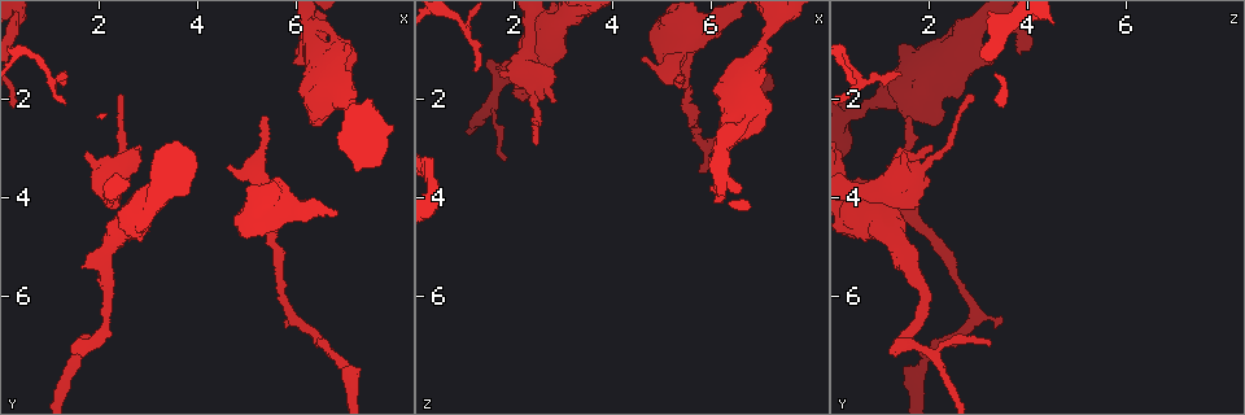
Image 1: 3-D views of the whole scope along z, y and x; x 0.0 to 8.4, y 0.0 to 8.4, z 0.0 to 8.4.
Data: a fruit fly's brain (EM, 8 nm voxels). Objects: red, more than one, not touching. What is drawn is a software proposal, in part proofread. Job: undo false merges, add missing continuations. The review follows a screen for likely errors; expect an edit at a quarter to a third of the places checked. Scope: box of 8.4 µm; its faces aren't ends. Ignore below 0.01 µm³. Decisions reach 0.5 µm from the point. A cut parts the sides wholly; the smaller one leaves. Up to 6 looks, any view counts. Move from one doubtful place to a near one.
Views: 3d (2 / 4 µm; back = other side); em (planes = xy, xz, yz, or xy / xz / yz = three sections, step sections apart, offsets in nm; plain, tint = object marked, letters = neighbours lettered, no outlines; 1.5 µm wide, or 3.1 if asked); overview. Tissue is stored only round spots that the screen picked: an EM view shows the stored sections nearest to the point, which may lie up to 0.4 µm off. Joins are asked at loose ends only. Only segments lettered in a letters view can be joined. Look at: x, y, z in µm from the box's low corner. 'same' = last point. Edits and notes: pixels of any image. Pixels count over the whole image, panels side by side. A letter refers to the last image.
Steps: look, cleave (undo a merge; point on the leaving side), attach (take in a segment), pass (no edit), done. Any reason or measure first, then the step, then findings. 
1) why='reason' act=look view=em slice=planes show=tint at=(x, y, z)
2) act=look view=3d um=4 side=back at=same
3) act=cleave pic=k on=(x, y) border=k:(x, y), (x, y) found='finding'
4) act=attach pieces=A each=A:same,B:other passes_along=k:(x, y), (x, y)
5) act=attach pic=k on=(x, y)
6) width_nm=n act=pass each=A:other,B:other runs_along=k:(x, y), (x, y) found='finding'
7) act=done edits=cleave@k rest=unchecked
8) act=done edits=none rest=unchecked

act=look view=3d um=4 at=(1.65, 5.45, 1.40)

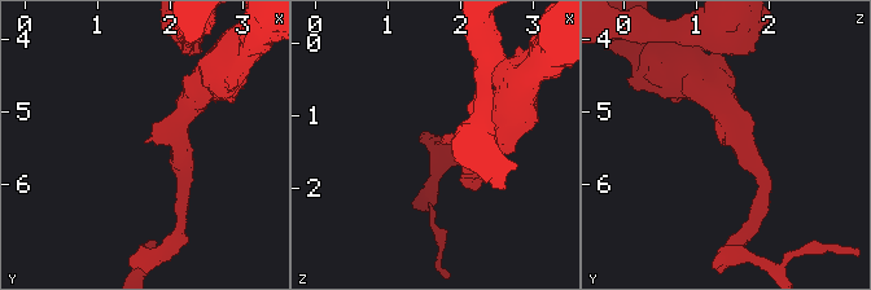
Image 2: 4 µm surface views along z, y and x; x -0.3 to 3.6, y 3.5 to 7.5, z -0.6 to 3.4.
arm_widths_nm=280,360 why='need the tissue' act=look view=em slice=planes show=letters at=(1.70, 5.45, 1.35)

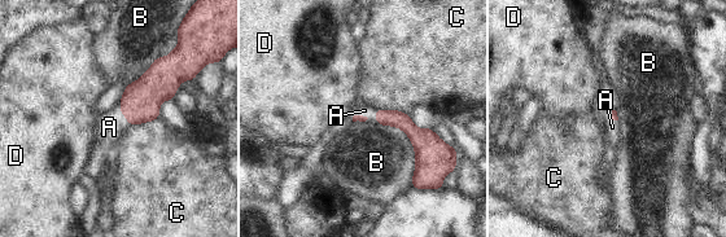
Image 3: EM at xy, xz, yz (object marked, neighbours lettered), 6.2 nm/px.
act=attach pieces=A each=A:same,B:other,C:other,D:other passes_along=3:(140, 102), (122, 113), (109, 127) found='it goes on there'

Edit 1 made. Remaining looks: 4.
why='branch stops here' act=look view=em slice=xz step=4 show=letters at=(5.45, 2.35, 1.55)

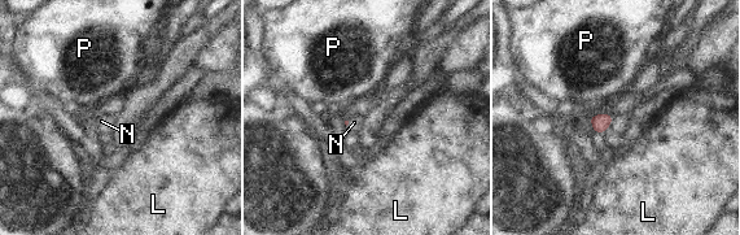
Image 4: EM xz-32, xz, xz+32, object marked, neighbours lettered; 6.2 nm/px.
act=look view=em slice=planes show=letters at=same

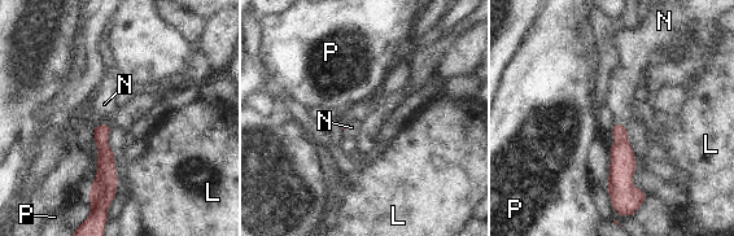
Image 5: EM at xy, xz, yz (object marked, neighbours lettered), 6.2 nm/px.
act=attach pieces=N each=L:other,N:same,P:other passes_along=5:(623, 165), (621, 125), (620, 99) found='the neuron continues'

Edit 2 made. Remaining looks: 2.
act=done edits=attach@3,attach@5 rest=unchecked

